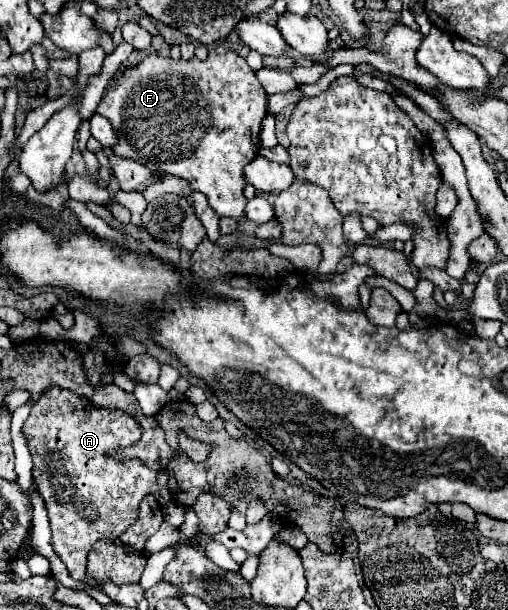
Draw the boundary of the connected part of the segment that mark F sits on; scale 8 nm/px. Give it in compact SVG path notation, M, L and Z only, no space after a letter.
M212 46L204 62L198 58L172 60L150 54L136 68L128 68L120 76L120 84L104 94L96 112L106 116L118 134L118 146L112 148L114 154L132 158L148 170L184 178L190 182L192 190L198 190L208 198L210 208L220 218L232 218L236 222L246 220L244 206L248 200L244 198L246 182L242 170L258 156L260 124L266 116L266 92L254 70L234 50Z

